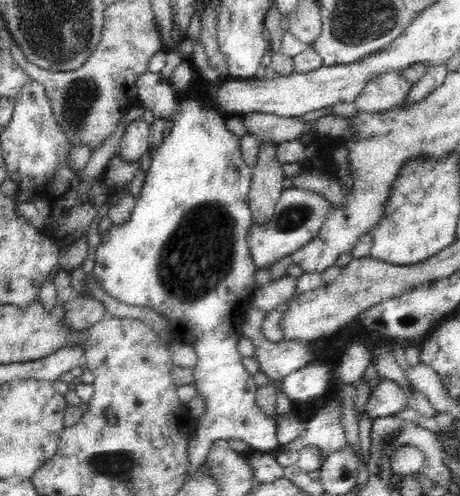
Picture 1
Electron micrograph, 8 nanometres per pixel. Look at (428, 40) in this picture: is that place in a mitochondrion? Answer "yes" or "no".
no

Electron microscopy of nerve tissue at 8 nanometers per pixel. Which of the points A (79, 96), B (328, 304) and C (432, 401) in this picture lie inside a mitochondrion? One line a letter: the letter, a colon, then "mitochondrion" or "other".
A: mitochondrion
B: other
C: other

